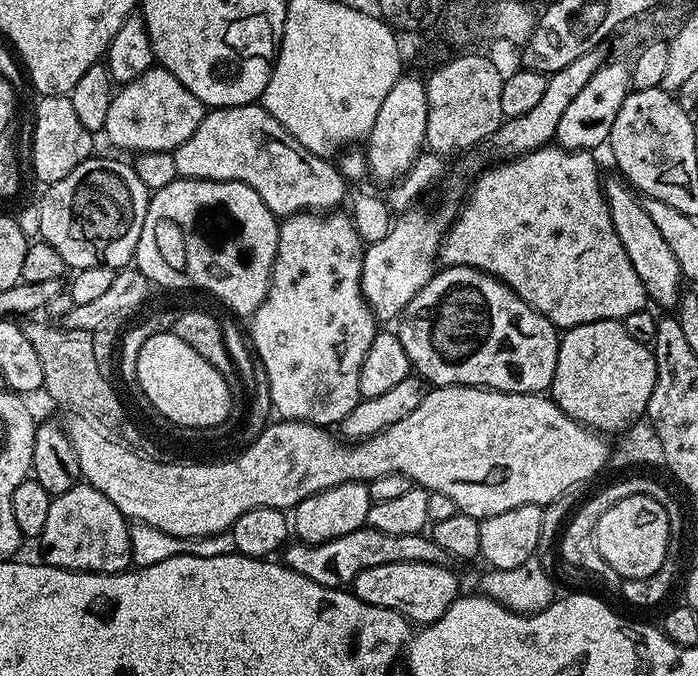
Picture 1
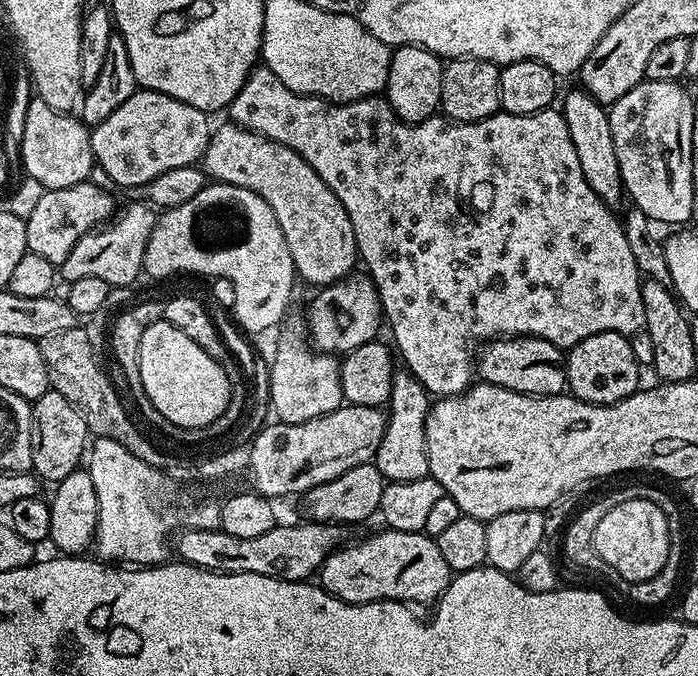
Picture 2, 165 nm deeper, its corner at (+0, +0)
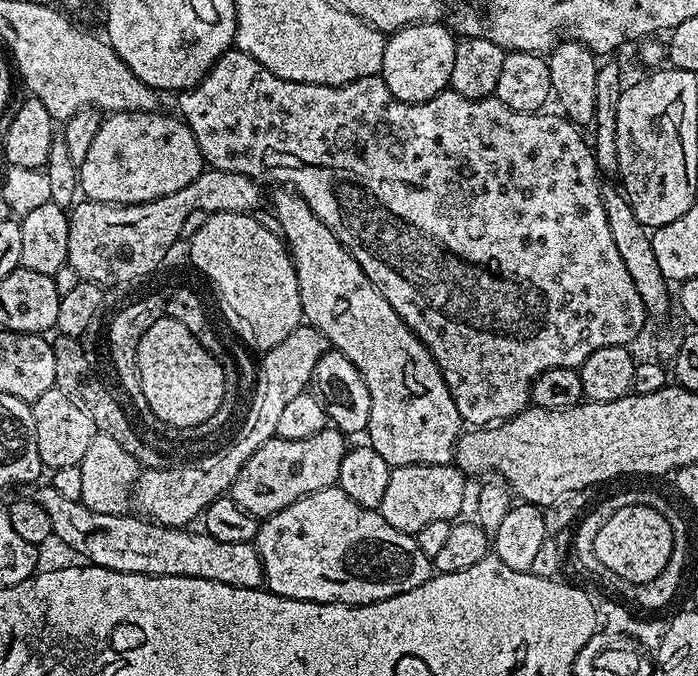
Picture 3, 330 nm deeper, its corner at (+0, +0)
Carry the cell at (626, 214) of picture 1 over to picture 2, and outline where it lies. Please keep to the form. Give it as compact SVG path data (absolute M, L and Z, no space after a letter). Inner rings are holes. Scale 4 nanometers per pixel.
M573 87L573 92L564 96L562 111L566 130L570 130L570 142L574 142L574 150L578 150L578 162L582 162L582 174L586 174L586 182L590 182L590 190L598 194L598 198L609 206L616 206L625 199L624 183L618 166L618 154L614 150L614 134L610 130L609 109L599 104L596 99L583 88Z

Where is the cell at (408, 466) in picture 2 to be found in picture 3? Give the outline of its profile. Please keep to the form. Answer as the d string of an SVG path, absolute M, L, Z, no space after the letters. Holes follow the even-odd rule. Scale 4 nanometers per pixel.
M280 186L272 196L272 204L276 207L276 220L280 223L279 235L282 237L292 264L296 268L298 290L300 291L300 310L303 319L328 340L335 351L346 354L354 366L362 374L366 388L370 390L370 422L366 429L367 443L371 444L392 468L414 466L415 464L453 463L456 442L462 435L462 421L458 414L458 406L454 406L454 398L434 362L434 358L426 350L426 346L398 318L394 306L386 302L386 298L366 278L362 266L358 266L348 248L340 242L336 235L318 218L314 210L295 190L288 186Z

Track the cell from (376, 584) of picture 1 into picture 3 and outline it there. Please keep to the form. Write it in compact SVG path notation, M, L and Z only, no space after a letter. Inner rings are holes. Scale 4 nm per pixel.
M339 486L303 496L267 517L257 530L254 543L260 555L262 580L267 591L295 600L313 600L323 604L373 604L414 590L434 575L433 557L422 554L422 546L418 546L413 533L394 530L394 526L382 518L380 511L354 502Z

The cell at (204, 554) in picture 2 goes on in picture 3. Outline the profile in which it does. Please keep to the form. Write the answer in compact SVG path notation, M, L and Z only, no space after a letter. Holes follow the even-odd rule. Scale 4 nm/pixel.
M51 482L36 487L31 489L30 498L46 510L53 537L57 541L60 539L66 547L73 548L80 555L77 557L89 564L130 574L206 578L210 582L239 588L261 587L262 569L255 543L218 542L218 538L209 536L203 530L188 532L192 530L187 527L168 528L136 514L98 514L98 510L90 510L79 500L71 500L66 498L66 494L54 490Z

